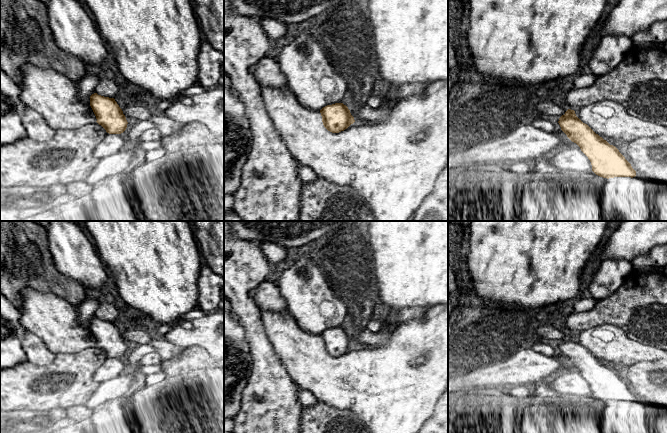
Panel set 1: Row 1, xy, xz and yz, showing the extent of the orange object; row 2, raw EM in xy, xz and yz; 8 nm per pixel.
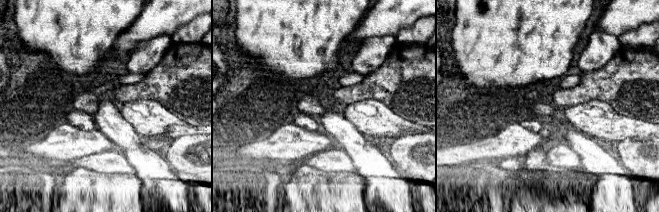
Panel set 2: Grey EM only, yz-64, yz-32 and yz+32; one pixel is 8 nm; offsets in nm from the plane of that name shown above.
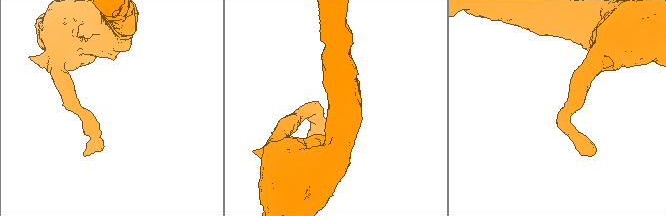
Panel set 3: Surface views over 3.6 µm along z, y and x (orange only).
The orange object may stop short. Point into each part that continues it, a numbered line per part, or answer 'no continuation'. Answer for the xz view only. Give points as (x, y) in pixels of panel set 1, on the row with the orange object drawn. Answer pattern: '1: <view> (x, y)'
no continuation

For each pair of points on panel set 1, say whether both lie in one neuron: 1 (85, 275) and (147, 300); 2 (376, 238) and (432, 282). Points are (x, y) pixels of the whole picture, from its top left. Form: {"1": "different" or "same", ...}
{"1": "different", "2": "same"}

